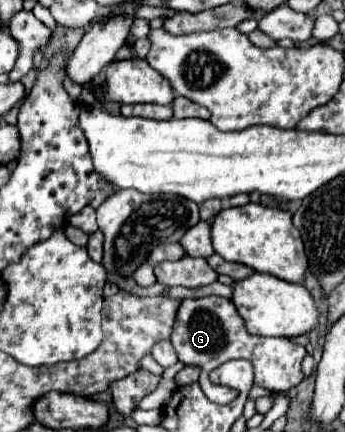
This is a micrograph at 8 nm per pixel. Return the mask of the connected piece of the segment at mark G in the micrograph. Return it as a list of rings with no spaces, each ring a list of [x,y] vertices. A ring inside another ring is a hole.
[[[201,297],[201,299],[183,299],[177,309],[177,319],[171,333],[171,343],[179,355],[179,361],[185,365],[197,365],[201,367],[199,383],[203,387],[203,393],[219,403],[227,405],[237,397],[235,389],[225,389],[223,385],[213,385],[209,381],[209,373],[219,367],[225,361],[231,359],[251,359],[255,367],[255,385],[267,387],[273,393],[287,391],[303,381],[301,361],[307,355],[303,345],[297,345],[289,339],[275,339],[275,337],[255,337],[247,335],[243,327],[243,319],[239,319],[239,313],[235,311],[235,305],[231,299],[225,297]]]

